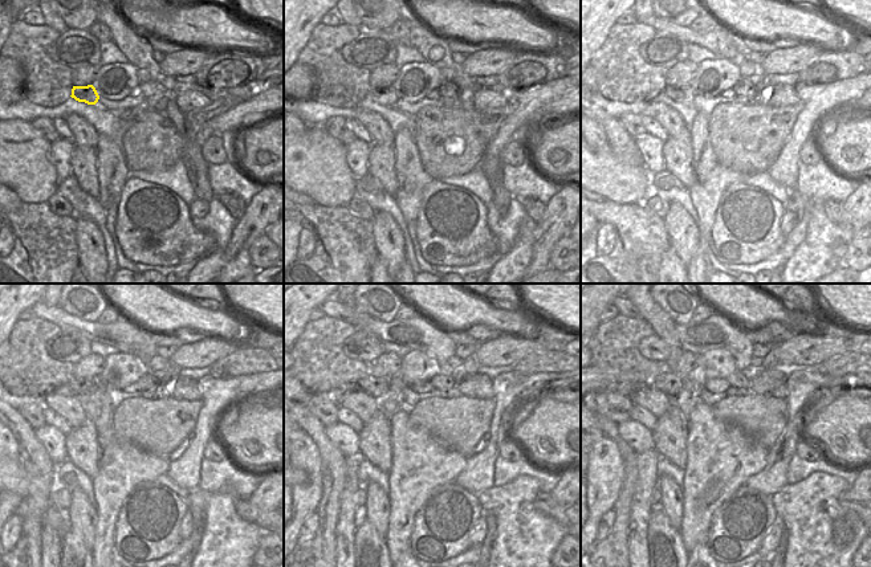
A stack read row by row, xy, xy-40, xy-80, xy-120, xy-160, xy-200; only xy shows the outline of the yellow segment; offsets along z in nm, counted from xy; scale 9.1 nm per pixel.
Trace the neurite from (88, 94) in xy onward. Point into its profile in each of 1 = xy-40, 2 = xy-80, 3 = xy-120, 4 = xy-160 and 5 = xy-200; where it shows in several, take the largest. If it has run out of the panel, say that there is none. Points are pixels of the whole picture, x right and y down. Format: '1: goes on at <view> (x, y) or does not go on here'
1: goes on at xy-40 (386, 96)
2: goes on at xy-80 (684, 94)
3: goes on at xy-120 (80, 386)
4: goes on at xy-160 (375, 386)
5: goes on at xy-200 (670, 383)

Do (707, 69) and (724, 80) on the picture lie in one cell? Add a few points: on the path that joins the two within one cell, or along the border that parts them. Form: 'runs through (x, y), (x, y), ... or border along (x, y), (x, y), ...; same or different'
runs through (711, 73), (720, 76); same

